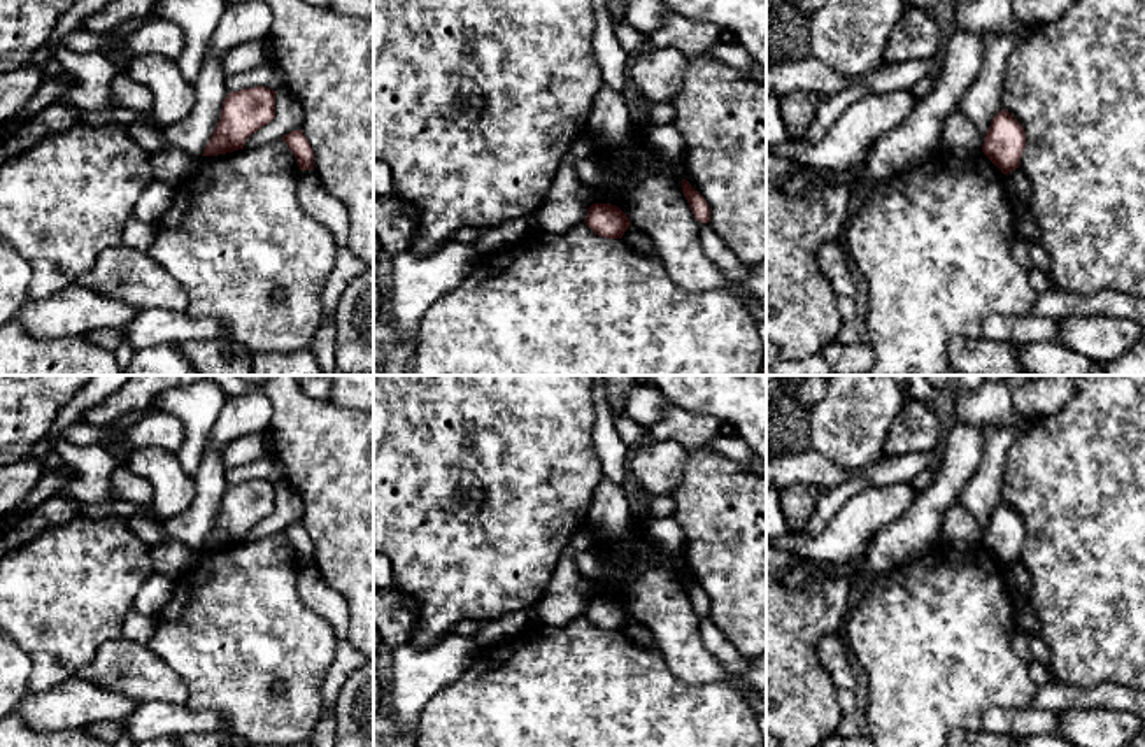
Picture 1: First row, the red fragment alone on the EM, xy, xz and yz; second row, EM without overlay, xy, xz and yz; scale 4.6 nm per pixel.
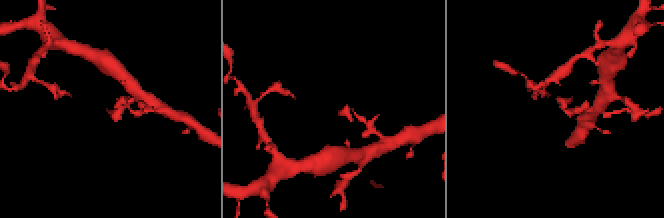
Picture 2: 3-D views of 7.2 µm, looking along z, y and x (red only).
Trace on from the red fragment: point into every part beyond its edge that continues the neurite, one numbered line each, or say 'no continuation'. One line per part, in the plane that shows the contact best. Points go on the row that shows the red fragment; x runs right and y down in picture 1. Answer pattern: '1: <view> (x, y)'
no continuation

